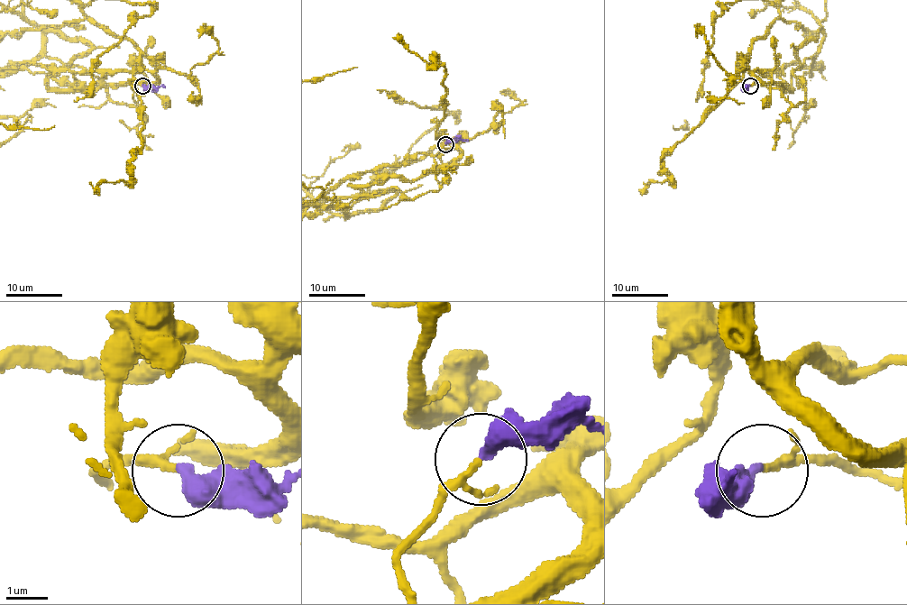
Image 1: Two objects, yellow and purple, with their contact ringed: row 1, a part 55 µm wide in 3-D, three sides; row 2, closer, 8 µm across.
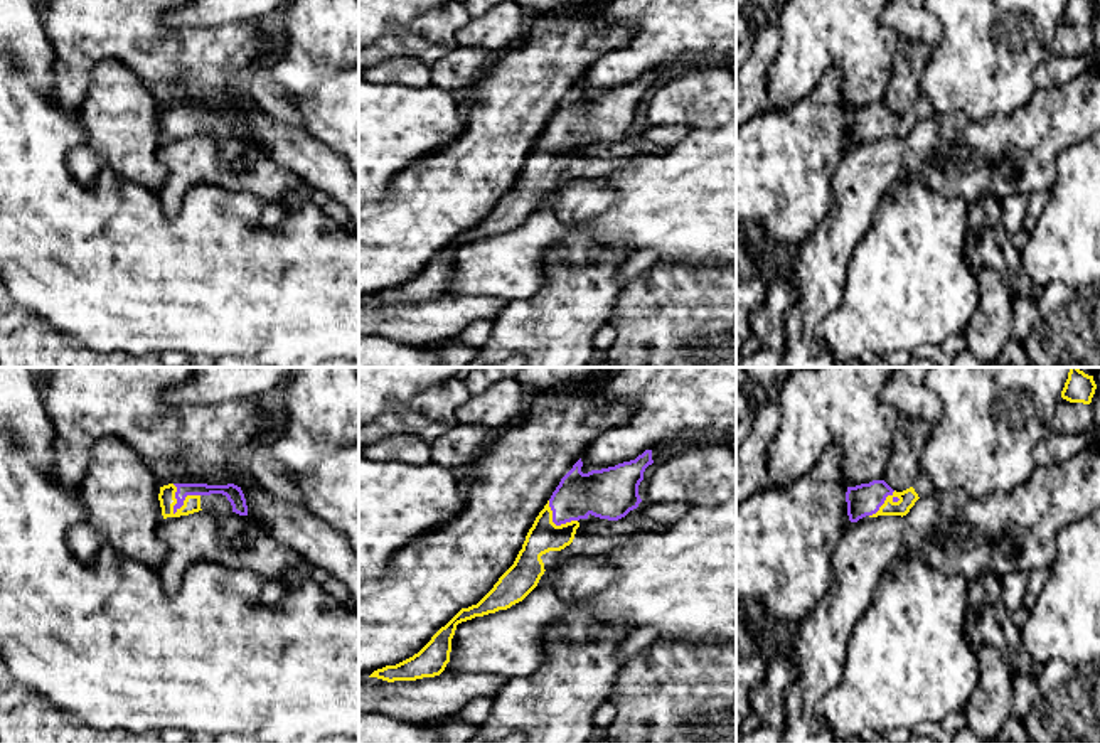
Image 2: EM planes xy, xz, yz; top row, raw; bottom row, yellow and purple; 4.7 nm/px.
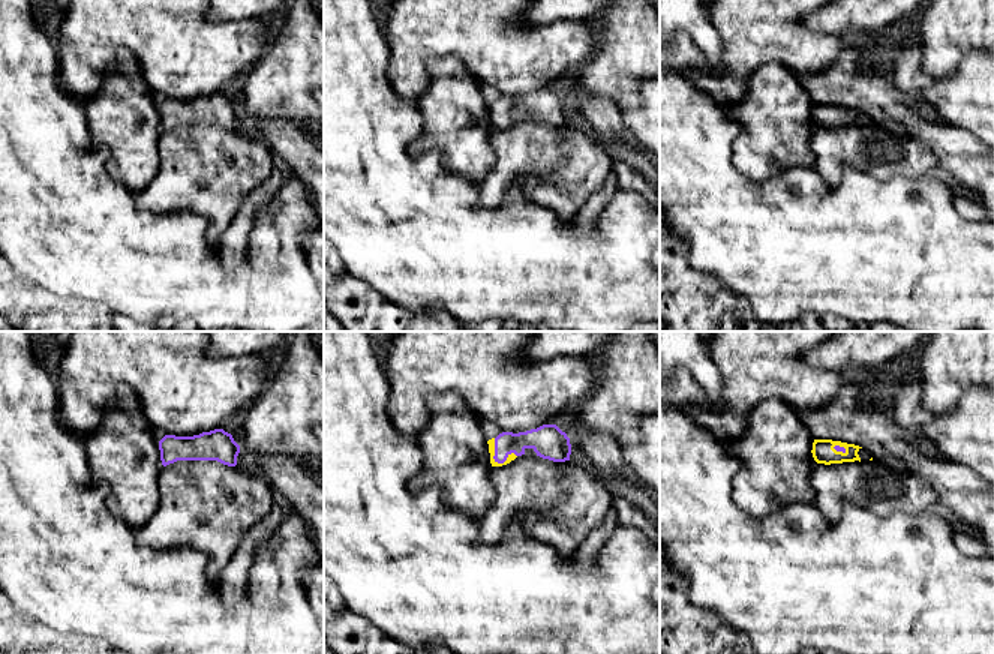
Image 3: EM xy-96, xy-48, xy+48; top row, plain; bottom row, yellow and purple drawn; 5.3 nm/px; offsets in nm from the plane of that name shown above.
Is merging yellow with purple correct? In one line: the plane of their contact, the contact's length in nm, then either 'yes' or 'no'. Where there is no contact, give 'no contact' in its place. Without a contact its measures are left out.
xy | 160 nm | yes

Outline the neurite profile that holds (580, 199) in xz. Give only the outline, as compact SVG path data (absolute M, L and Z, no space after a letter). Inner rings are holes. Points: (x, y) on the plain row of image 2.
M578 177L544 194L537 209L549 204L554 197L558 199L554 206L558 217L581 229L590 219L610 211L617 204L618 194L598 179Z

